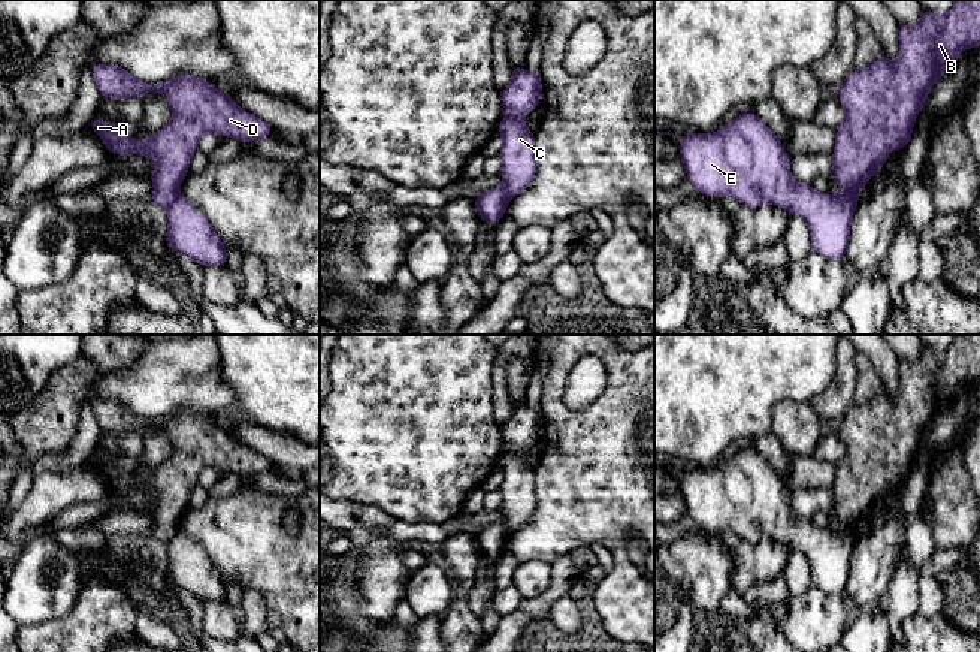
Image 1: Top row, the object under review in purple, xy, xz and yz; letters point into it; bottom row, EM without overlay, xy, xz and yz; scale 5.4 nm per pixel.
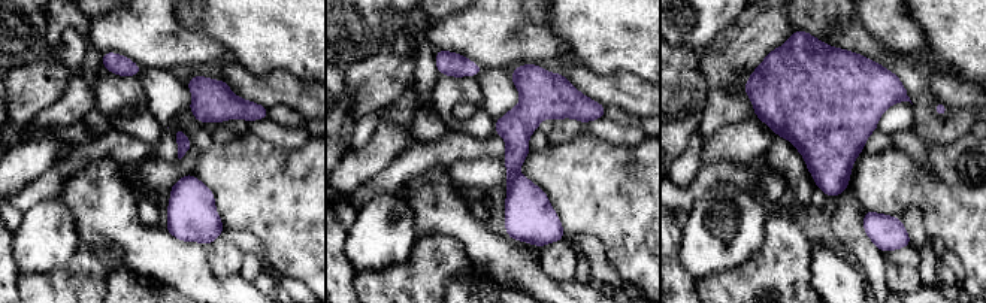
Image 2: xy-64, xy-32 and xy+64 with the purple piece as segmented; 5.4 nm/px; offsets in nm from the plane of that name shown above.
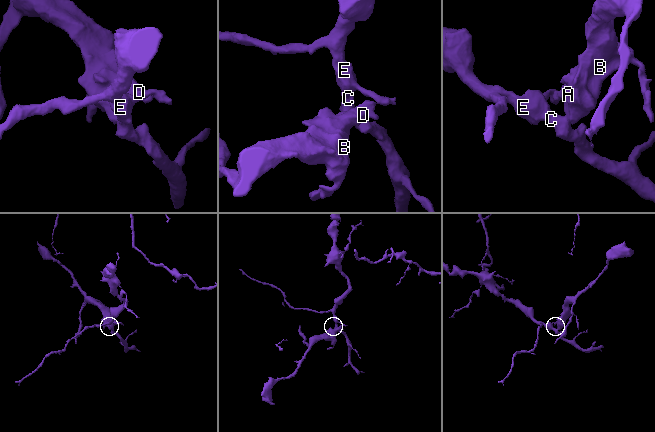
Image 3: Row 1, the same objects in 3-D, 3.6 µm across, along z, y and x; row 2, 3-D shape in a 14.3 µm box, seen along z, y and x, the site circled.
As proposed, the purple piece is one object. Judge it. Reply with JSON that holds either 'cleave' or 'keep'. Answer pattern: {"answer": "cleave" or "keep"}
{"answer": "cleave"}

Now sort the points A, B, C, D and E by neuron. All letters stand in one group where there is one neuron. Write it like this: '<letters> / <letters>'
A B D / C E

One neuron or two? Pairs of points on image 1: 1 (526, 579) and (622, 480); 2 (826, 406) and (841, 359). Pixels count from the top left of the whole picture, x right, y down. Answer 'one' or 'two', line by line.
1: two
2: one

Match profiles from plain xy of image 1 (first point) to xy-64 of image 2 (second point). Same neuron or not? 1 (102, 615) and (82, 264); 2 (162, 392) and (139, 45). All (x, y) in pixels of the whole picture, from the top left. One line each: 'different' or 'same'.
1: same
2: same

